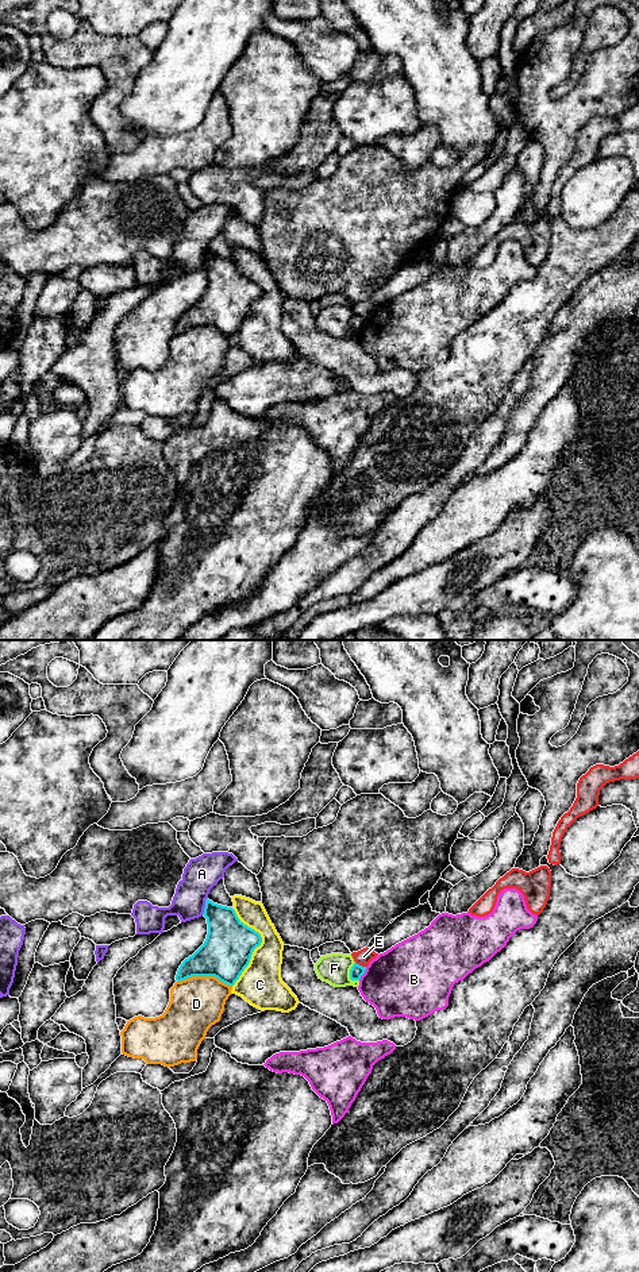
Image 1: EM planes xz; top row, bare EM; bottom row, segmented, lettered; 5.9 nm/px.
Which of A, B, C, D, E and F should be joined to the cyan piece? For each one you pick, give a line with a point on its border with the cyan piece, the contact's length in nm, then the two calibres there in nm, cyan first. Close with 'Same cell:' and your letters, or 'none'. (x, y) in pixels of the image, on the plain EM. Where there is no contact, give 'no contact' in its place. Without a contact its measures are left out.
Same cell: none

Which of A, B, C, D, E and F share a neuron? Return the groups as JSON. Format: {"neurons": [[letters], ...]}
{"neurons": [["A"], ["B"], ["C"], ["D"], ["E"], ["F"]]}

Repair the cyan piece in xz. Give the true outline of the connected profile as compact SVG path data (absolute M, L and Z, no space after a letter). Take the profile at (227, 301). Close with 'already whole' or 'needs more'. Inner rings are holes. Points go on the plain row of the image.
M205 251L203 267L207 270L208 286L204 296L180 317L176 332L192 328L215 328L234 338L251 307L261 297L258 284L245 277L232 259Z; already whole

